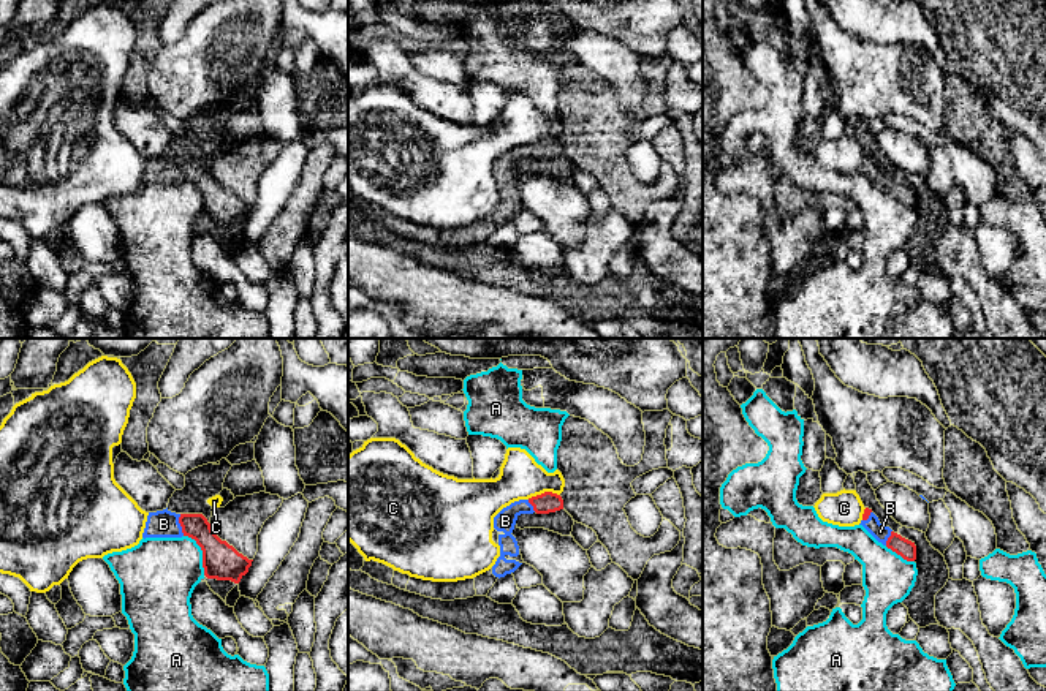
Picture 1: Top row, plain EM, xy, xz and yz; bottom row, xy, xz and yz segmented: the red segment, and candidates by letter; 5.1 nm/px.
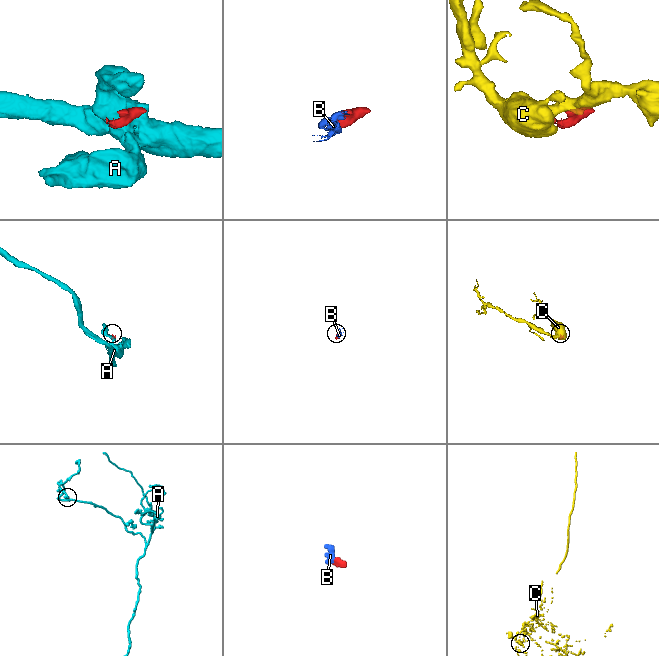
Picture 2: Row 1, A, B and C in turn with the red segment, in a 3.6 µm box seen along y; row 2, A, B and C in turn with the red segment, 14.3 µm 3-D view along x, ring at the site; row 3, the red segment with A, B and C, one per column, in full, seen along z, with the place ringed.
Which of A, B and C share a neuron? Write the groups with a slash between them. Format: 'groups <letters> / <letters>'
groups A / B / C

